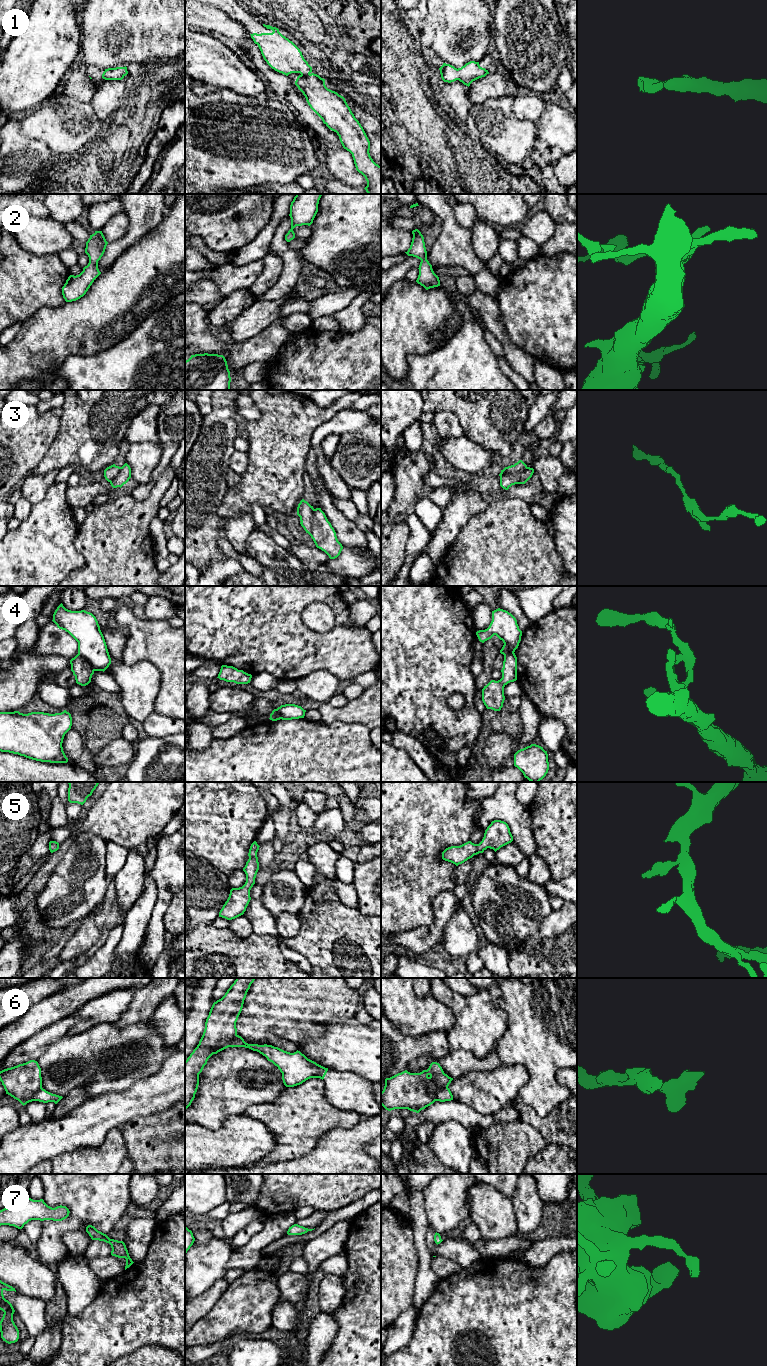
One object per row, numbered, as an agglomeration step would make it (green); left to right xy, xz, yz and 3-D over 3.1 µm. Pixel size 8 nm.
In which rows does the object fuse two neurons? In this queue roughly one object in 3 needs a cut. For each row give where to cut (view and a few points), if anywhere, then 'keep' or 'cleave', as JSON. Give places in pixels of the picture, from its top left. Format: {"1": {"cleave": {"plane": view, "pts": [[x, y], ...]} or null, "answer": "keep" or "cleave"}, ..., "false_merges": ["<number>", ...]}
{"1": {"cleave": null, "answer": "keep"}, "2": {"cleave": null, "answer": "keep"}, "3": {"cleave": {"plane": "yz", "pts": [[527, 467], [518, 473], [503, 473], [500, 476]]}, "answer": "cleave"}, "4": {"cleave": {"plane": "xy", "pts": [[78, 653], [88, 661], [94, 670]]}, "answer": "cleave"}, "5": {"cleave": null, "answer": "keep"}, "6": {"cleave": {"plane": "yz", "pts": [[447, 1086], [438, 1091], [436, 1100]]}, "answer": "cleave"}, "7": {"cleave": null, "answer": "keep"}, "false_merges": ["3", "4", "6"]}

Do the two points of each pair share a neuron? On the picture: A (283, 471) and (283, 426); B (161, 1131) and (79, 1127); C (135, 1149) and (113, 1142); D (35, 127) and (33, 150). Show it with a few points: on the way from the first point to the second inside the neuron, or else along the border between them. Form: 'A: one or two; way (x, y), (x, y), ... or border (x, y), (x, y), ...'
A: one; way (281, 460), (281, 437)
B: two; border (142, 1117), (134, 1117), (120, 1128)
C: two; border (120, 1129), (123, 1135), (126, 1155)
D: two; border (18, 121), (26, 136), (41, 140), (50, 150)

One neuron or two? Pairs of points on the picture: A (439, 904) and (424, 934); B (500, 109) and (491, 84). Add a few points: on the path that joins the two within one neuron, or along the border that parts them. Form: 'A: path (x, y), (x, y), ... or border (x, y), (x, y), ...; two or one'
A: path (439, 912), (439, 923), (432, 930); one
B: border (505, 94), (487, 99), (481, 103), (473, 103); two

